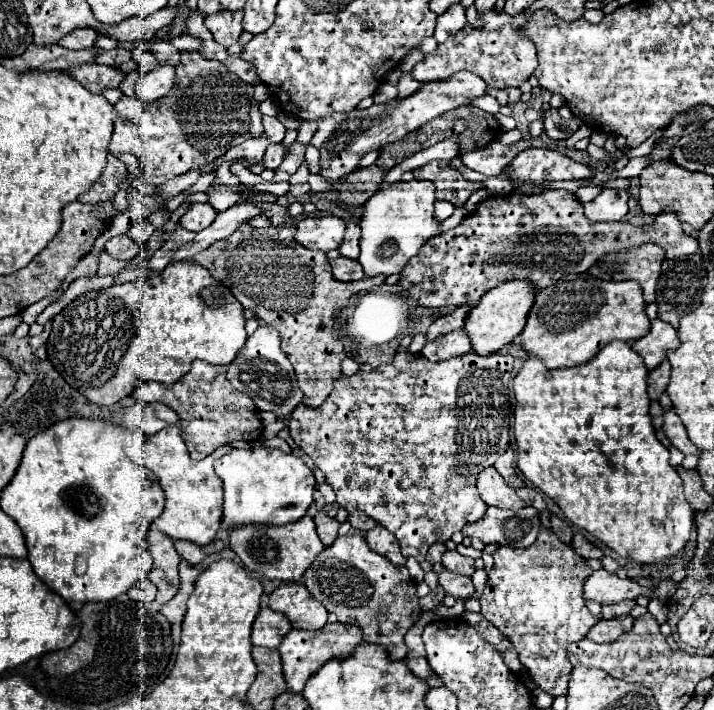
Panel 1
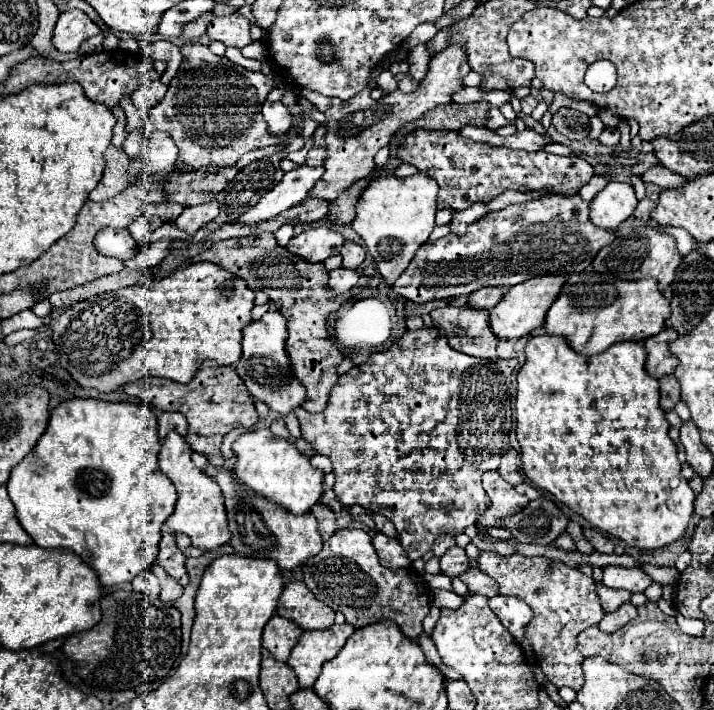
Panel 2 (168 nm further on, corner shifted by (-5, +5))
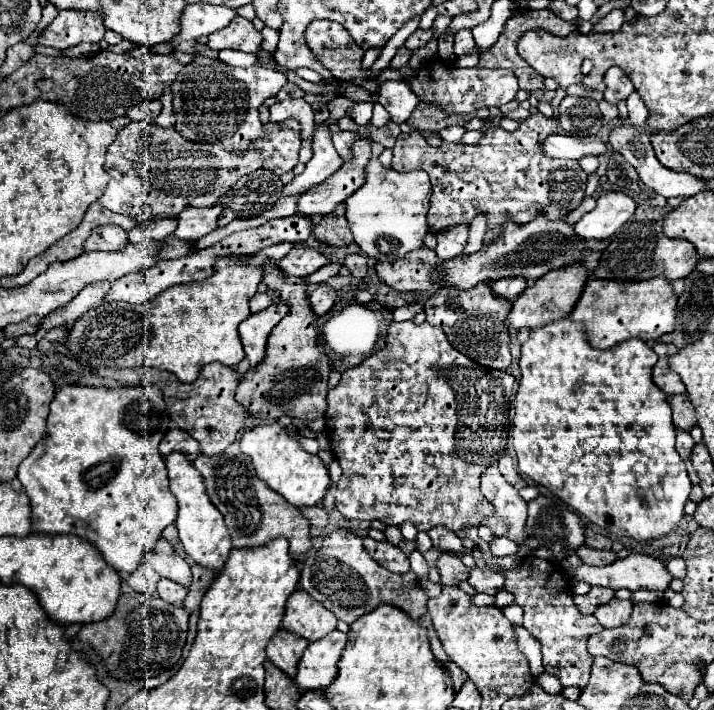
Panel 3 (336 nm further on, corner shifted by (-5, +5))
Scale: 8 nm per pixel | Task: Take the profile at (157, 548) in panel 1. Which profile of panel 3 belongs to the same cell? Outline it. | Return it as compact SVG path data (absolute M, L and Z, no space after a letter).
M159 538L157 544L151 548L151 552L145 554L145 560L149 562L149 566L163 578L169 578L173 582L179 582L183 586L191 584L191 568L189 564L175 554L173 546L165 540Z

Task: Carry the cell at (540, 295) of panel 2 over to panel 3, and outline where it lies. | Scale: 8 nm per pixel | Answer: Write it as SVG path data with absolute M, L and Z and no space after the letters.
M571 264L561 270L551 270L547 272L541 280L533 282L533 286L525 288L523 294L513 302L513 308L507 316L507 326L509 328L539 328L551 322L557 322L561 318L567 318L577 304L587 280L589 280L589 270L585 264Z

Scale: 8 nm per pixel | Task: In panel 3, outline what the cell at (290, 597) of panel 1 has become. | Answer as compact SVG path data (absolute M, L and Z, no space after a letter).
M295 590L287 600L283 628L309 642L315 642L337 628L337 618L333 612L323 608L323 604L311 600L307 592Z

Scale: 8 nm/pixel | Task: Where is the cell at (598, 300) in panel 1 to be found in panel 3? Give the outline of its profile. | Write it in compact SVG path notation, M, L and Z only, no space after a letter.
M655 276L645 282L615 282L591 278L569 318L585 324L593 348L605 350L631 338L641 338L645 342L659 340L663 334L675 330L675 310L677 294L673 292L673 286L665 276Z

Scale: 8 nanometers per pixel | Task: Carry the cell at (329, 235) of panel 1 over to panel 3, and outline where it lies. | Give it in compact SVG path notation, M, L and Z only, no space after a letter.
M293 246L291 252L279 262L279 268L287 274L287 276L309 276L315 270L319 270L321 266L325 266L329 262L327 256L323 256L319 250L313 248L305 248L305 246Z

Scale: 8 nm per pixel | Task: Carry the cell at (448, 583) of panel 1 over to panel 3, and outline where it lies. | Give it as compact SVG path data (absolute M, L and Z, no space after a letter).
M473 568L471 576L469 576L469 584L477 592L485 592L491 596L495 596L503 588L503 582L505 582L505 576L501 572L483 570L483 568Z

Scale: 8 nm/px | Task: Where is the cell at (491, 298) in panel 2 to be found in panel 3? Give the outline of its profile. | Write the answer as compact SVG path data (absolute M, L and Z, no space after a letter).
M509 276L507 280L495 280L491 284L493 292L507 298L507 300L515 300L525 288L527 288L527 280L523 280L521 276Z

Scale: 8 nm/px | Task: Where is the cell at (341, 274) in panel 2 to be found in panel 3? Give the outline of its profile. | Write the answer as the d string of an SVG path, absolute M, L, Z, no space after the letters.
M319 284L311 294L309 294L309 302L313 308L315 316L323 316L333 308L335 302L335 290L329 288L327 284Z

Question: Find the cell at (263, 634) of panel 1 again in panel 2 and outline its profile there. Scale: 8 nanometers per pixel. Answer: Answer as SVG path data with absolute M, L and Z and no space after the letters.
M273 616L267 622L267 626L263 628L263 636L261 636L263 648L267 648L275 656L275 660L287 662L289 652L293 650L295 640L299 638L301 632L303 630L295 622L287 620L283 616Z

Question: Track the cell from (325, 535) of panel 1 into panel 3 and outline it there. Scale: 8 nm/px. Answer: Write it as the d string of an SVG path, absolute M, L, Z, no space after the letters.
M307 506L307 508L301 508L301 514L309 520L309 532L311 536L319 536L327 524L327 514L321 506Z

